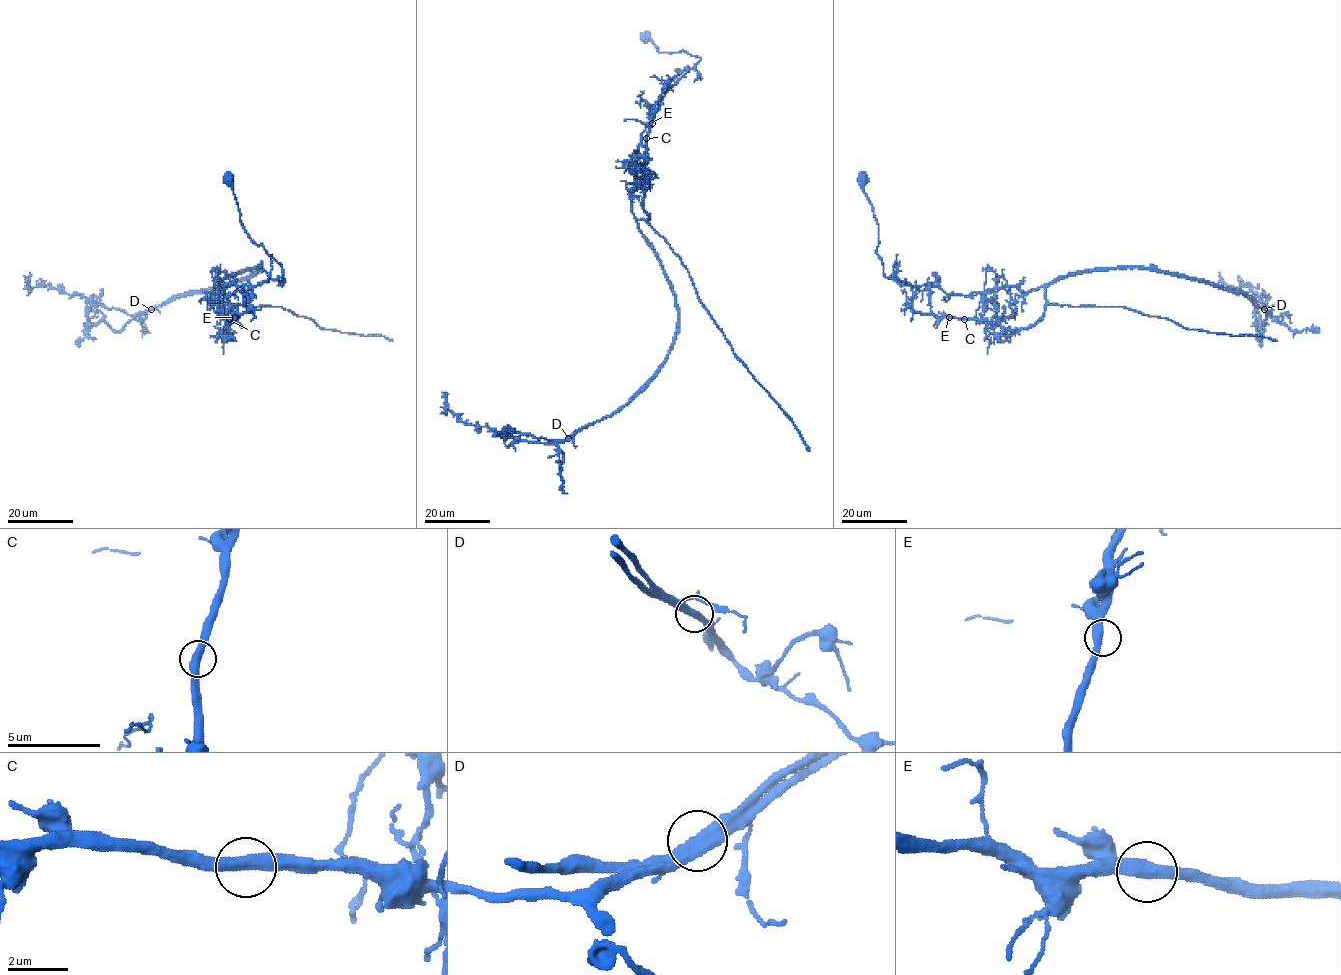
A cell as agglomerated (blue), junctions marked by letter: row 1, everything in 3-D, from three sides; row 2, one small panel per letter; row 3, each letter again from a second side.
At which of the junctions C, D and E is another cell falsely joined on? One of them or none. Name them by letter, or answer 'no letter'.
D

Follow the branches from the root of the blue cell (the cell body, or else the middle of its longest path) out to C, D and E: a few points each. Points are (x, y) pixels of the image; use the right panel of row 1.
C: (861, 178), (878, 224), (884, 274), (949, 295), (982, 293), (983, 320), (964, 319)
D: (861, 178), (884, 274), (912, 286), (1029, 292), (1080, 270), (1149, 268), (1241, 291), (1263, 309)
E: (861, 178), (886, 277), (949, 295), (983, 294), (983, 320), (949, 317)

